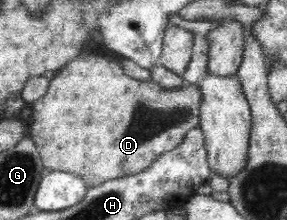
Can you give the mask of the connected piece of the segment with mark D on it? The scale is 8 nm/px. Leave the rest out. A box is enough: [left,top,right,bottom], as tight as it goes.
[28,52,202,188]

